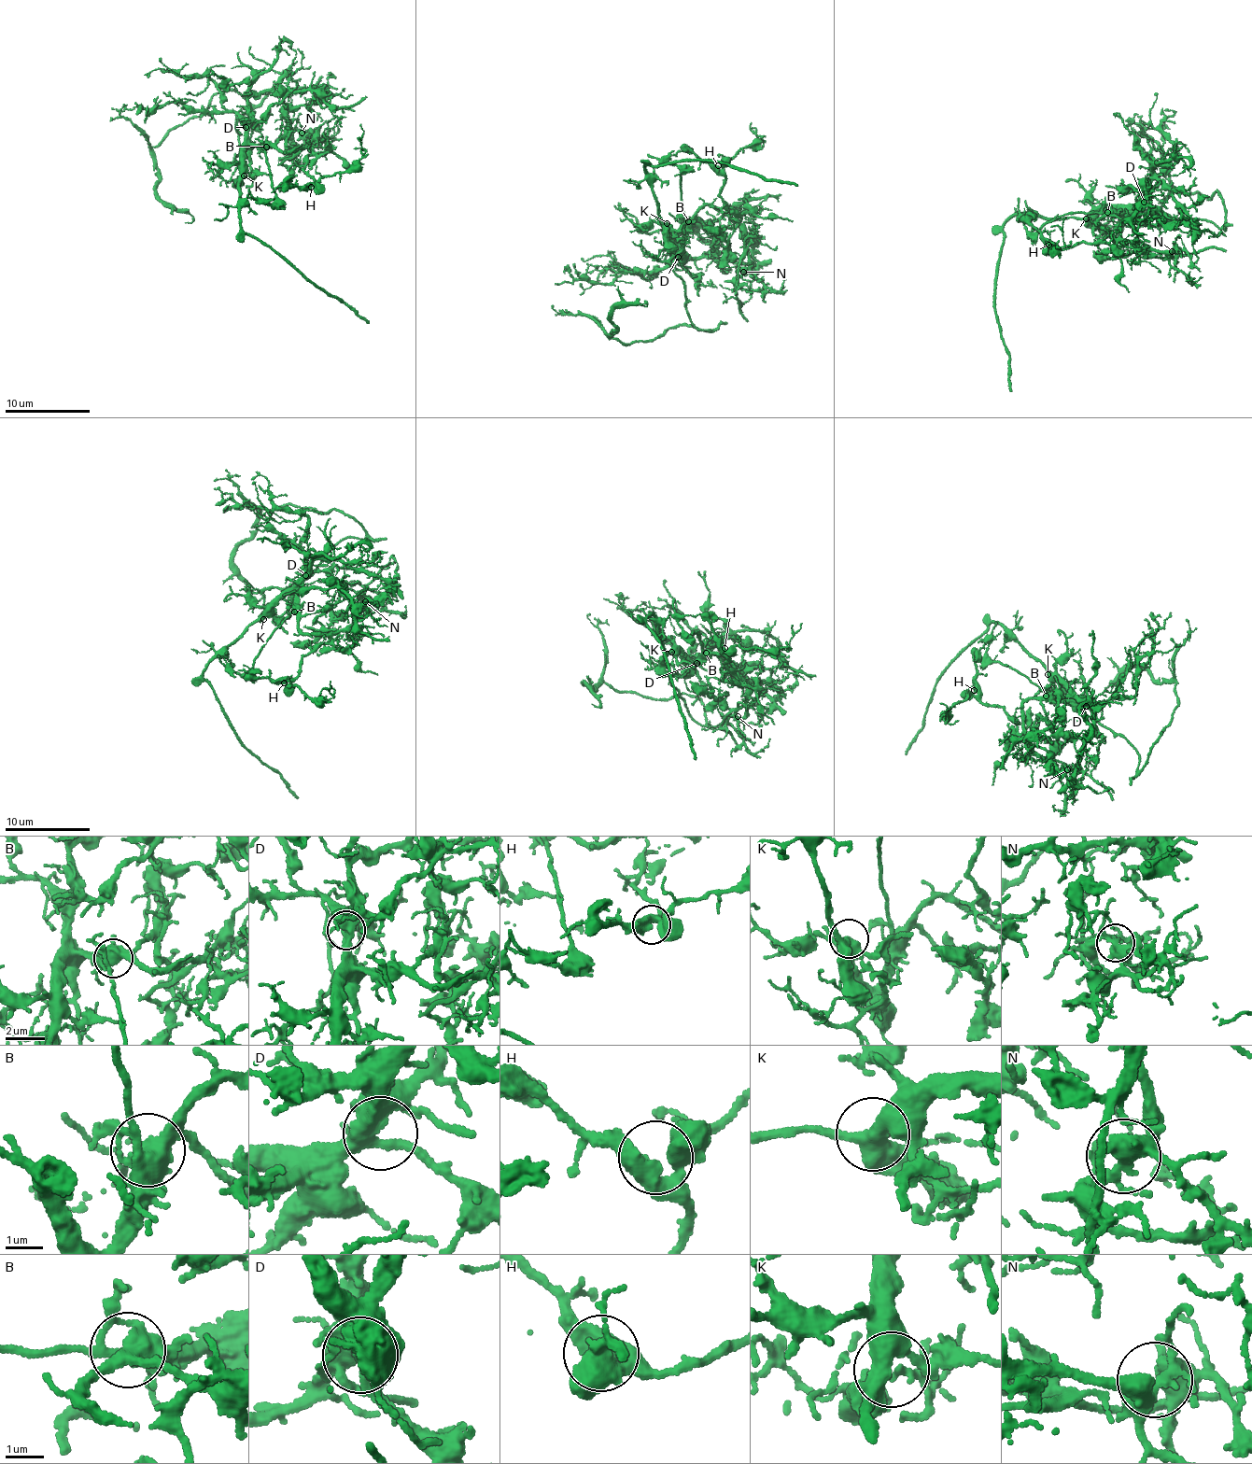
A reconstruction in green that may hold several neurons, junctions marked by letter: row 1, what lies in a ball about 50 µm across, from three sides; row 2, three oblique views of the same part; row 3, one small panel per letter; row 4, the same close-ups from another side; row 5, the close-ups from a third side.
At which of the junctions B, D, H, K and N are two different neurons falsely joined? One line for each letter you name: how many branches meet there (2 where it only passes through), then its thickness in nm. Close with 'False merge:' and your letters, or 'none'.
False merge: none

